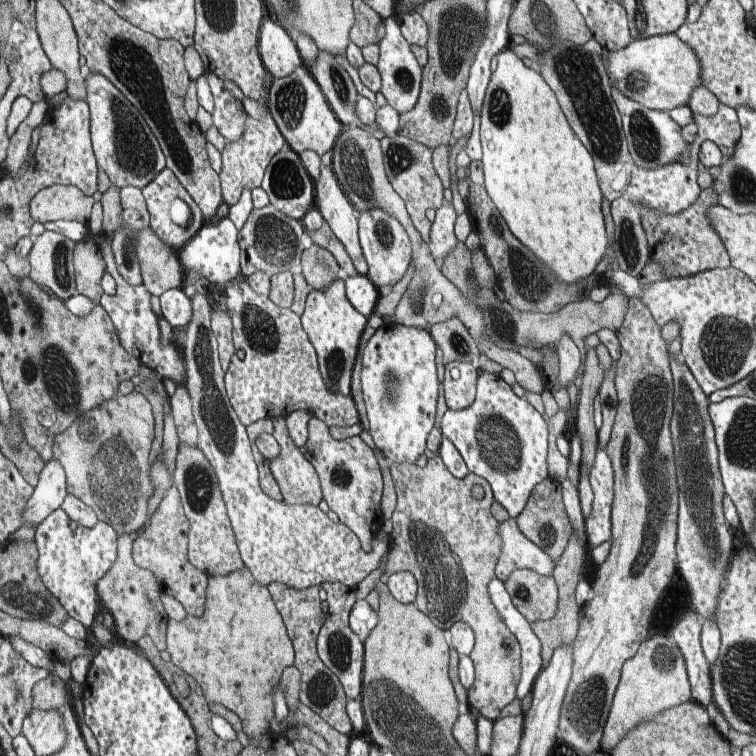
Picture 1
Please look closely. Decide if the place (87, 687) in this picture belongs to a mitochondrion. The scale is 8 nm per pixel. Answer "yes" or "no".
no

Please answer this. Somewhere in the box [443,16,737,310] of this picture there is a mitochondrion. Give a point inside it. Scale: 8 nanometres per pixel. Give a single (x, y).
(580, 79)

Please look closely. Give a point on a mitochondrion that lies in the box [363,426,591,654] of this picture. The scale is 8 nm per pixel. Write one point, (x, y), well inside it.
(446, 572)

